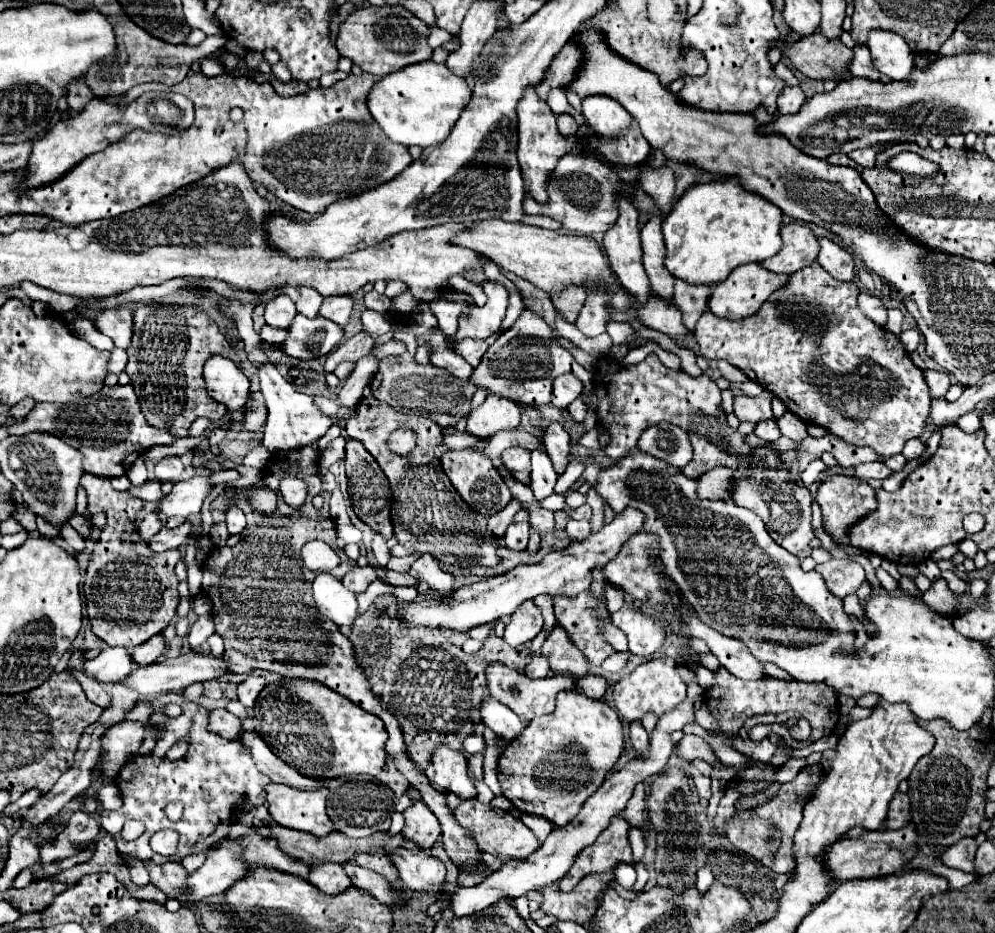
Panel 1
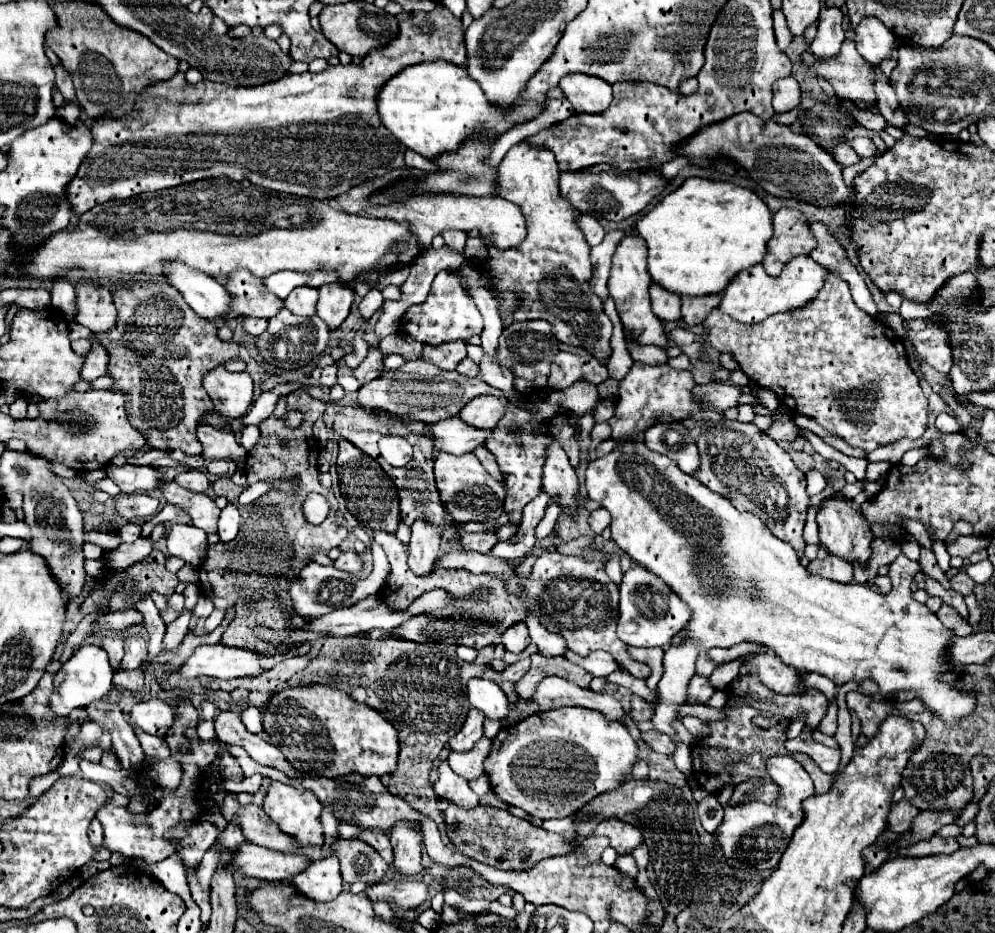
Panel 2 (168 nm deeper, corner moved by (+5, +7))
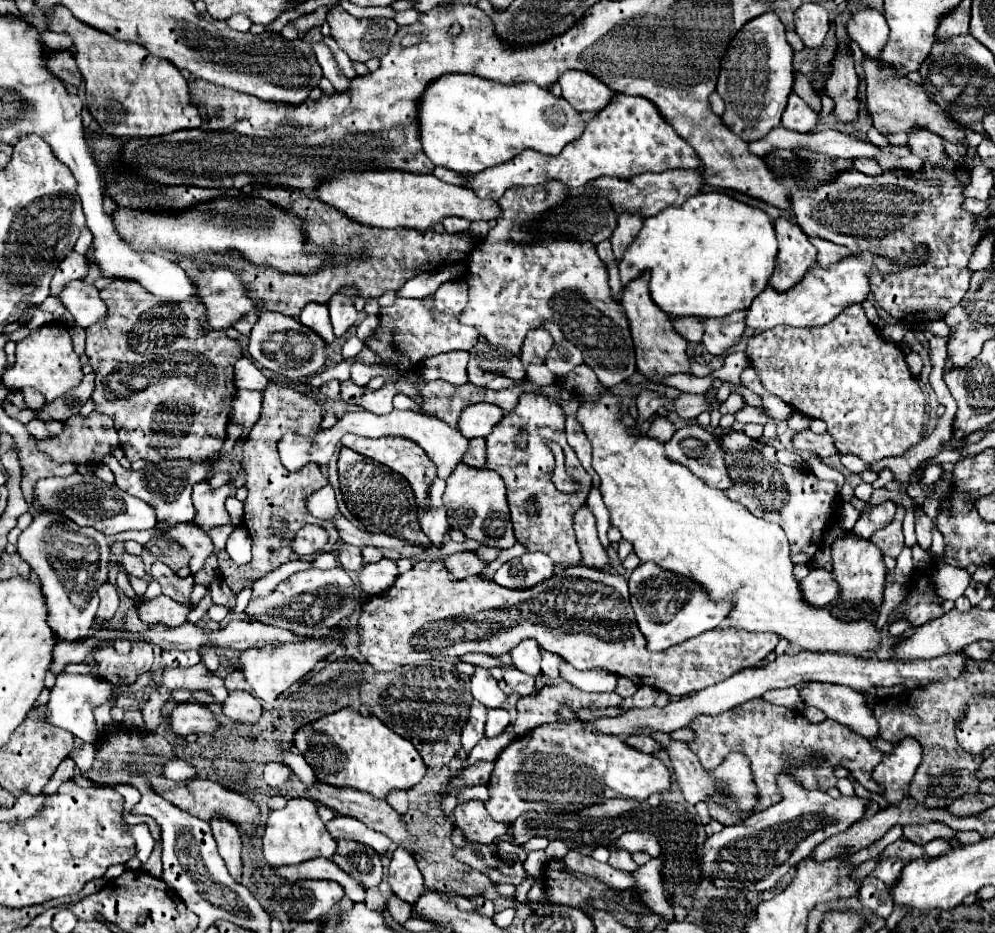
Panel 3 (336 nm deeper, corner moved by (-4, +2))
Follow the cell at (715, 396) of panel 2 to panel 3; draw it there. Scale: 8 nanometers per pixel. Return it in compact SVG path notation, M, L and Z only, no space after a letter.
M679 393L673 405L675 405L675 413L687 421L693 421L699 417L699 413L713 409L703 395L691 395L691 393Z

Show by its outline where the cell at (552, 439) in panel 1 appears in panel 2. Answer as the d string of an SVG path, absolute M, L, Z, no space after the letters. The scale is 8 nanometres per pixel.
M554 440L546 448L546 460L544 460L544 476L542 476L542 488L550 496L558 496L558 504L562 508L576 508L576 494L578 494L578 478L574 474L574 468L568 462L568 456L558 440Z

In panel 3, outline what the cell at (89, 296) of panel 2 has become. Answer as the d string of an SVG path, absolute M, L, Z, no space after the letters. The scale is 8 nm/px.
M71 281L59 293L59 301L73 315L79 327L89 327L93 321L105 317L105 303L99 297L99 291L85 281Z

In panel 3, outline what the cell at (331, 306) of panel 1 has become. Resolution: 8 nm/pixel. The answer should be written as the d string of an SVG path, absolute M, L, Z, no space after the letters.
M333 295L329 301L329 315L331 315L331 323L333 323L333 331L337 337L341 337L349 327L355 325L359 313L353 307L351 299L345 295Z

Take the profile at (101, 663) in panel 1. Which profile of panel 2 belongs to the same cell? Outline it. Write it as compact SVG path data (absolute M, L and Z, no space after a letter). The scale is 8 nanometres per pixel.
M94 644L80 646L72 654L72 658L68 662L64 662L64 666L58 670L58 682L54 678L56 692L50 698L50 704L52 704L54 714L56 716L68 716L70 710L74 710L78 706L86 706L88 702L98 700L104 694L108 694L110 688L112 688L112 674L114 674L114 670L110 666L108 654L104 652L102 646L94 646Z

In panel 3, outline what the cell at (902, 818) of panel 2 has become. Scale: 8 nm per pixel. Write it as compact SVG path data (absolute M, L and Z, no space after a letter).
M923 823L923 825L907 825L903 827L903 837L917 843L925 845L933 839L953 839L955 831L943 823Z

